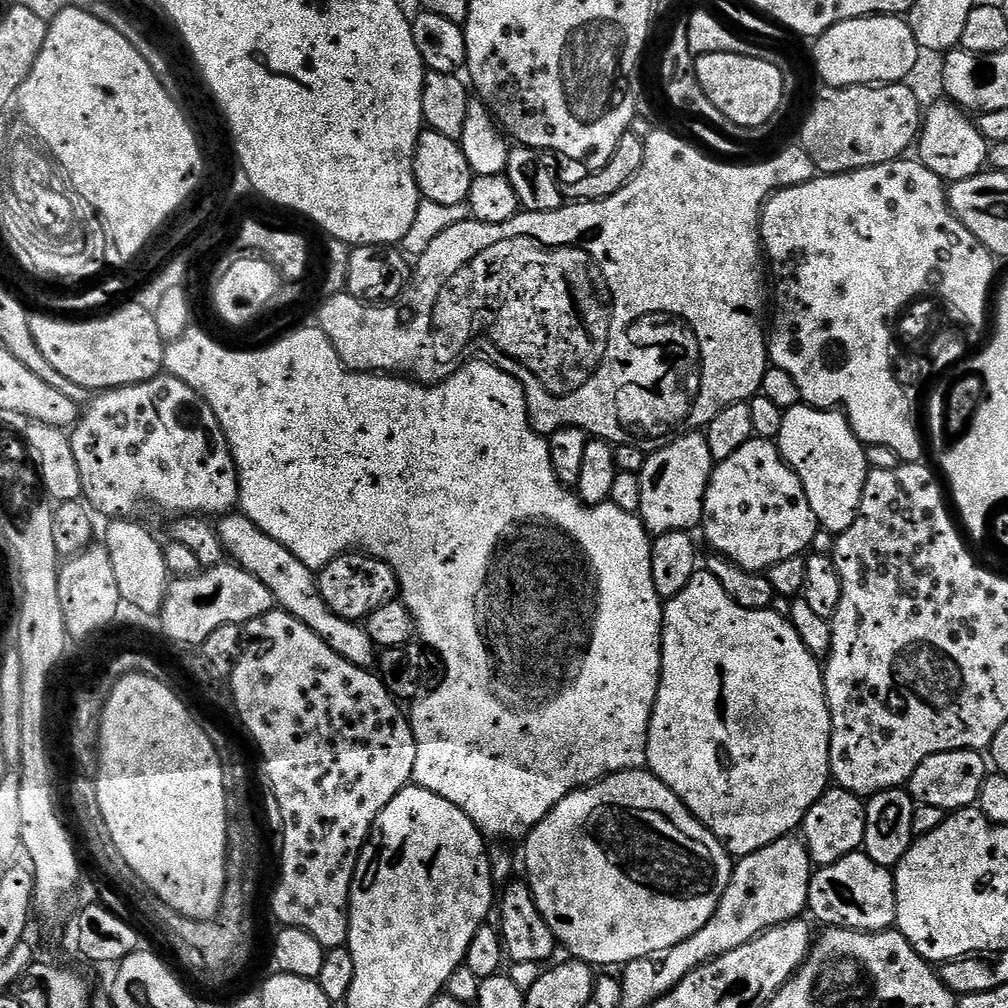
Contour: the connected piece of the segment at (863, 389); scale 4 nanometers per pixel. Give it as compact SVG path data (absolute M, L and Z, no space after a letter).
M901 158L891 160L885 164L878 166L870 166L863 168L857 172L845 172L843 176L829 176L827 174L817 175L816 179L806 182L805 184L796 184L792 188L782 188L772 193L767 202L764 204L764 210L760 214L760 239L762 241L762 252L766 257L767 263L770 265L770 276L776 279L776 317L771 317L770 331L767 333L768 354L771 363L777 368L786 370L786 374L790 374L790 378L794 378L794 382L800 391L800 399L803 403L811 404L814 408L826 408L829 410L843 409L846 413L852 432L860 439L860 443L865 446L877 444L878 446L886 446L890 450L894 450L894 454L902 462L920 462L925 459L924 448L926 452L926 440L920 437L922 425L916 420L916 396L912 396L912 392L916 392L916 388L912 388L912 384L900 384L900 376L904 376L904 372L896 372L896 364L928 364L928 376L932 376L932 372L936 372L936 368L949 368L960 363L969 354L975 354L984 347L986 343L986 332L984 336L984 319L989 319L990 304L988 308L988 291L992 288L992 279L996 276L997 257L993 256L987 248L983 248L978 242L978 238L974 238L974 234L970 234L970 230L966 230L964 223L952 213L952 208L948 205L948 194L946 191L945 181L935 176L929 168L921 164L919 159Z

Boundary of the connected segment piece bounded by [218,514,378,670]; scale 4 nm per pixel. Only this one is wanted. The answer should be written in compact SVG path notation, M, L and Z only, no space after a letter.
M228 514L219 521L218 531L220 541L224 543L224 551L239 567L245 568L258 582L270 590L273 601L283 611L289 612L296 620L301 620L314 634L322 637L342 658L346 658L352 664L369 670L375 669L378 664L378 649L376 643L366 634L364 628L351 620L343 620L334 614L326 602L322 602L322 594L316 585L317 573L306 567L282 542L274 542L270 534L266 534L250 518L243 514Z

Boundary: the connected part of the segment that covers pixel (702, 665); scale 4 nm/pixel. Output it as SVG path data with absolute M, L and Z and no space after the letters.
M698 570L690 578L690 582L686 582L682 594L667 597L664 604L664 633L660 653L662 666L658 698L654 702L652 720L648 724L647 767L652 775L657 776L692 811L693 816L719 838L728 855L733 858L754 854L770 846L770 842L795 833L803 825L804 816L810 810L810 806L814 806L814 802L818 802L818 798L822 798L822 794L830 787L832 719L828 699L824 693L821 661L806 646L806 642L798 638L798 630L794 630L791 619L774 614L767 608L750 610L738 606L738 602L734 602L734 598L730 598L730 594L722 590L714 574L707 570Z

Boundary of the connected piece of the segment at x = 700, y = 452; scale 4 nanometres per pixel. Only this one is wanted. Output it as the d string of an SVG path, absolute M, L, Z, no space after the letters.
M700 430L679 436L675 442L655 449L645 459L644 469L638 473L642 486L642 506L638 515L649 533L688 532L703 521L704 499L713 467L707 435Z

